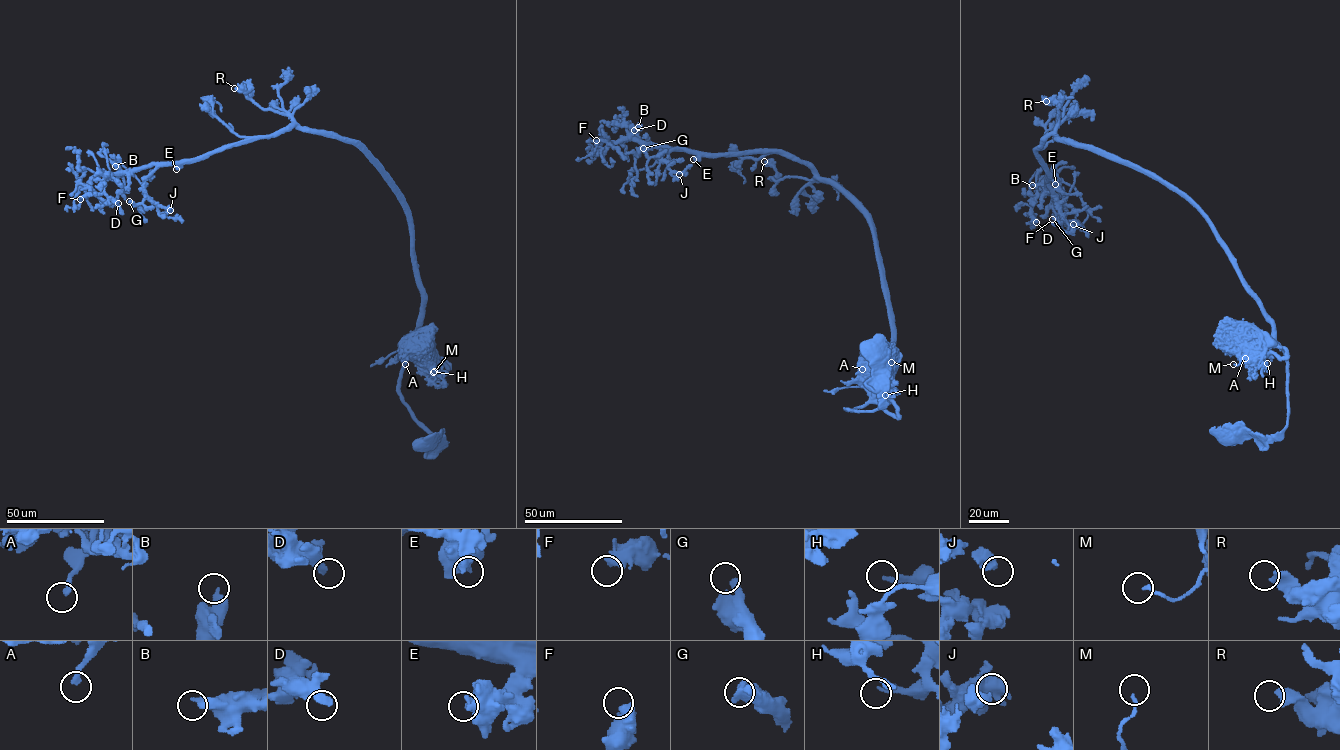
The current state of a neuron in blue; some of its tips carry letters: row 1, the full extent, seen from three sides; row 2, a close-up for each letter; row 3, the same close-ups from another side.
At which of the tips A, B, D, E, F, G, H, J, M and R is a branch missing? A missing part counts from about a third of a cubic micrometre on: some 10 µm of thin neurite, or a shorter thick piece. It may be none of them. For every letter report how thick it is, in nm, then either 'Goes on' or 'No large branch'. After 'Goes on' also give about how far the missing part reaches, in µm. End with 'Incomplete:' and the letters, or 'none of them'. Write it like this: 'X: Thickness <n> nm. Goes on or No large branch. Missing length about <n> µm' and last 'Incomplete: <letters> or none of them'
A: Thickness 240 nm. No large branch
B: Thickness 440 nm. No large branch
D: Thickness 400 nm. No large branch
E: Thickness 600 nm. No large branch
F: Thickness 600 nm. No large branch
G: Thickness 360 nm. No large branch
H: Thickness 240 nm. No large branch
J: Thickness 360 nm. No large branch
M: Thickness 140 nm. No large branch
R: Thickness 360 nm. No large branch
Incomplete: none of them

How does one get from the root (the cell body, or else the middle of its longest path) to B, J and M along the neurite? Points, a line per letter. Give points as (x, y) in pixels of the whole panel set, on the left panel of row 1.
B: (424, 447), (442, 444), (399, 391), (422, 310), (410, 215), (368, 156), (291, 125), (193, 158), (115, 166)
J: (424, 447), (399, 391), (410, 215), (368, 156), (291, 125), (162, 162), (145, 190), (170, 210)
M: (424, 447), (442, 444), (403, 400), (399, 377), (402, 364), (414, 351), (434, 371)

